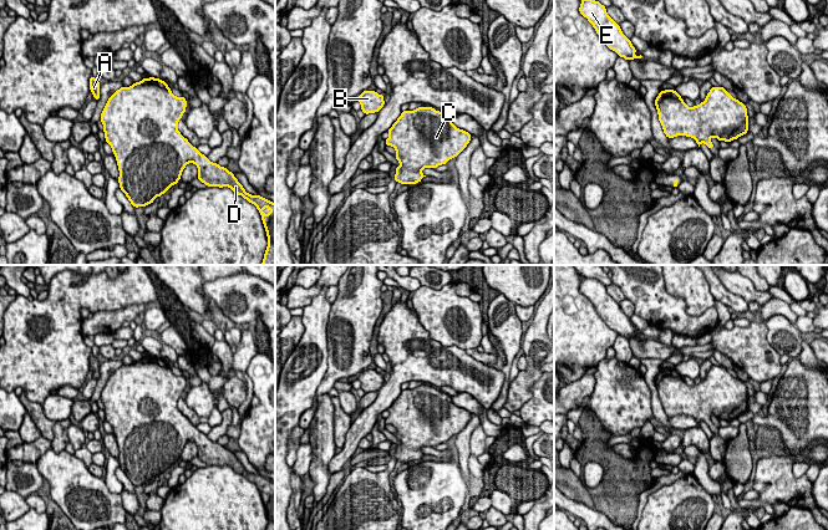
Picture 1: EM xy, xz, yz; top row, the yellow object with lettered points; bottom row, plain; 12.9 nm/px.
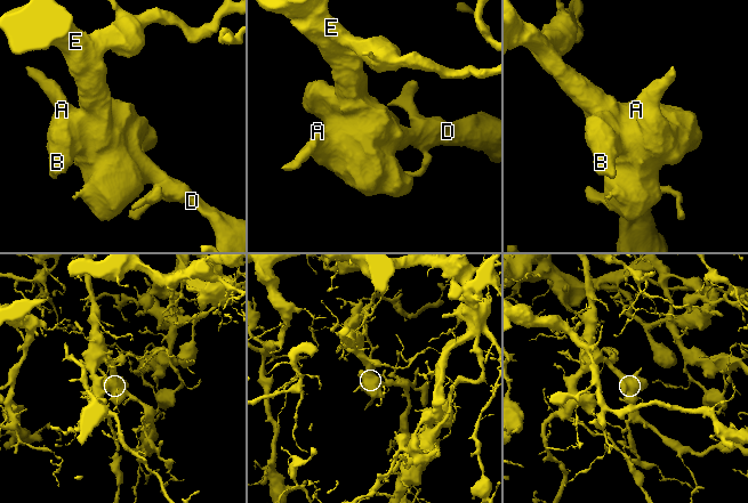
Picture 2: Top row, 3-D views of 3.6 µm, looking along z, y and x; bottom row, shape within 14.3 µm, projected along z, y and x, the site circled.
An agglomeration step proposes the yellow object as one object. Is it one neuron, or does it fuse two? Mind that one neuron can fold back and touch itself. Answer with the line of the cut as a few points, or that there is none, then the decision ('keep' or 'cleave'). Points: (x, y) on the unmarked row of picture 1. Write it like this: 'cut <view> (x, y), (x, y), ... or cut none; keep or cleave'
cut none; keep

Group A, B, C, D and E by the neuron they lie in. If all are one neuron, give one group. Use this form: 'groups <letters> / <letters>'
groups A B C D E

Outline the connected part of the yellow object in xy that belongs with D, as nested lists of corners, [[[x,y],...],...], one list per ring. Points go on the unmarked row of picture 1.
[[[154,356],[143,357],[129,366],[121,366],[108,377],[100,398],[106,421],[117,439],[121,469],[134,486],[146,485],[178,462],[188,442],[194,442],[198,447],[197,457],[207,465],[228,465],[256,485],[268,515],[265,530],[275,530],[275,481],[259,473],[247,472],[232,450],[210,440],[181,413],[178,399],[186,386],[187,379],[183,374],[176,376],[164,360]]]

